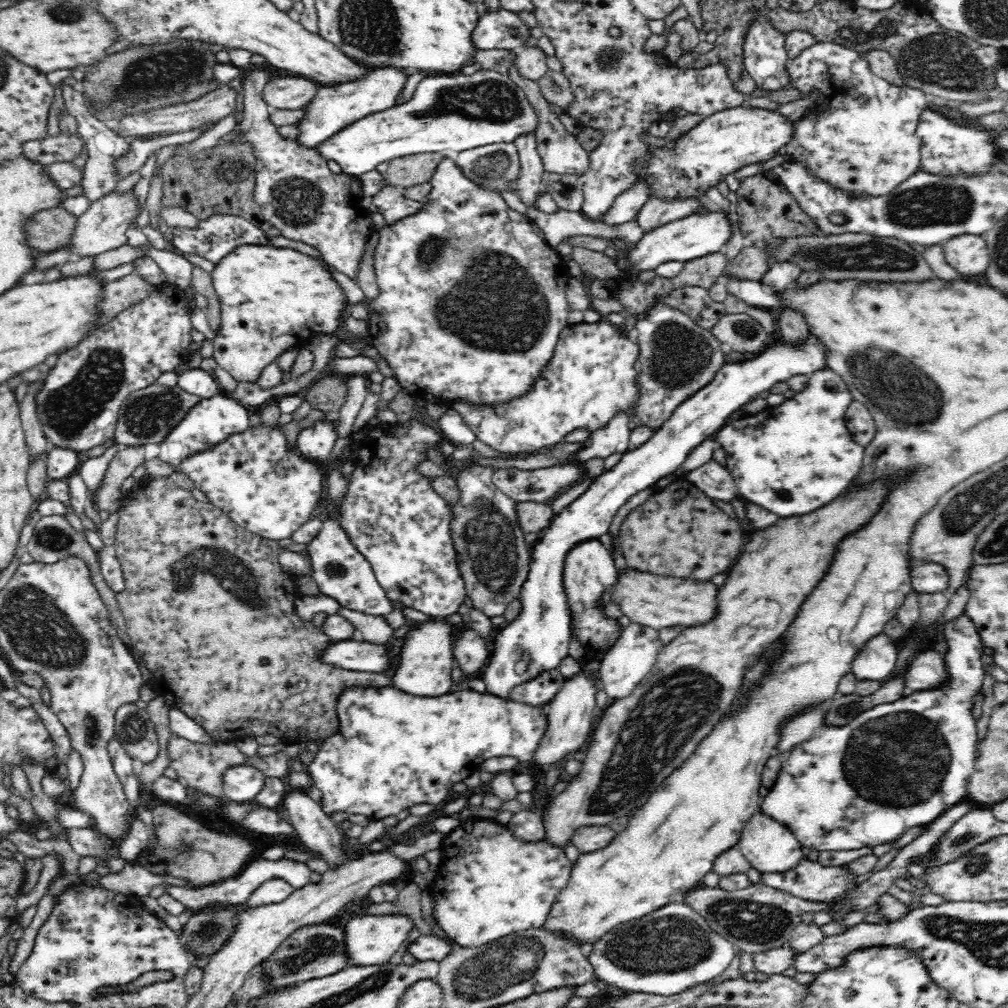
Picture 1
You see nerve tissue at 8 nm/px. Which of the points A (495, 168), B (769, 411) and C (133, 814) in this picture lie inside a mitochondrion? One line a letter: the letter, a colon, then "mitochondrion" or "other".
A: mitochondrion
B: other
C: other

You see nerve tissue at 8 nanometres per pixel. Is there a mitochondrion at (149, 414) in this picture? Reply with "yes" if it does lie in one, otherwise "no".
yes

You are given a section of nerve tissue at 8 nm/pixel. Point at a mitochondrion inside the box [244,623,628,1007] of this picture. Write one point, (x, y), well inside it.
(514, 961)

